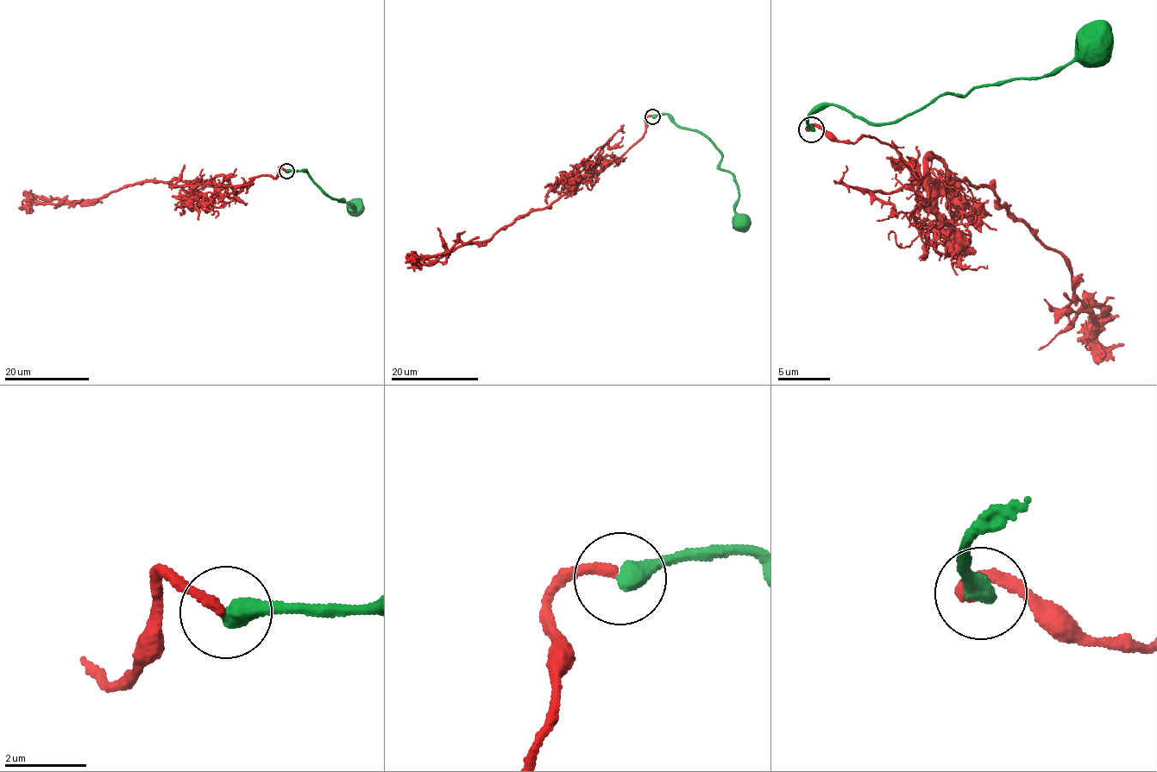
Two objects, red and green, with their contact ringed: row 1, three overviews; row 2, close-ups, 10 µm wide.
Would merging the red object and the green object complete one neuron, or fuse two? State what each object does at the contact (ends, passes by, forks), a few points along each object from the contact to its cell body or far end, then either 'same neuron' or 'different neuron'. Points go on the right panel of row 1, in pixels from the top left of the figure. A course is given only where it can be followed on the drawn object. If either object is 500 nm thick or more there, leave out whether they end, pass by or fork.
red ends | green ends | red via (812, 128), (873, 137), (939, 186), (947, 177), (990, 189), (996, 207), (1059, 252), (1105, 356) | green via (812, 128), (808, 115), (832, 103), (877, 123), (905, 119), (938, 96), (1047, 78), (1091, 47) | different neuron

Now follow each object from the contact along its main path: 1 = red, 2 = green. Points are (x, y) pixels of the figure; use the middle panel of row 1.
1: (652, 116), (645, 119), (646, 132), (622, 155), (549, 205), (520, 215), (491, 238), (405, 262)
2: (652, 116), (667, 114), (718, 150), (719, 167), (737, 185), (738, 222)

